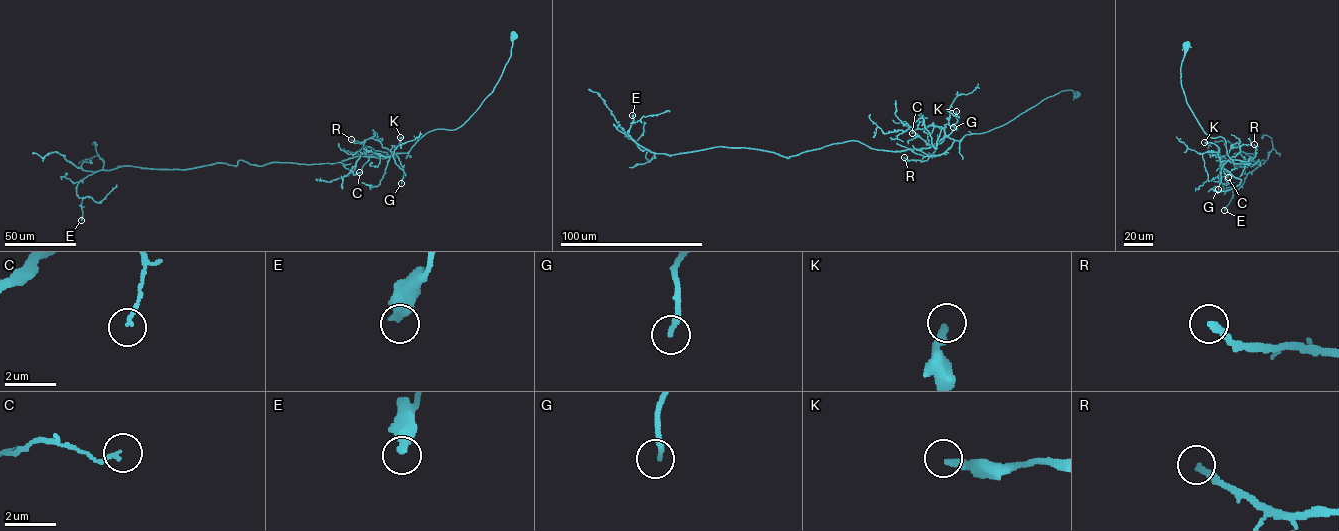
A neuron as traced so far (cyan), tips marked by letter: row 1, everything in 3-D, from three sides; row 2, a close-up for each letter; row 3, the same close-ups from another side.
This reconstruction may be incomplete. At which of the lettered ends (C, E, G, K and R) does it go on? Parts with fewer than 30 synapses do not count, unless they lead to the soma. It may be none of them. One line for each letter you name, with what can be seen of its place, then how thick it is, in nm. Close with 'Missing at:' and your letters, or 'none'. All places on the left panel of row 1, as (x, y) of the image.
R: at (351, 139); 240 nm thick
Missing at: R

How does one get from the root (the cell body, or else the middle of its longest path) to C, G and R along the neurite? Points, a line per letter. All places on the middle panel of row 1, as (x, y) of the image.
C: (1076, 95), (1071, 90), (1060, 91), (1005, 124), (958, 140), (937, 126), (912, 130), (906, 122), (912, 133)
G: (1076, 95), (1071, 90), (1060, 91), (1005, 124), (958, 140), (948, 136), (956, 130), (953, 127)
R: (1076, 95), (1071, 90), (1060, 91), (1005, 124), (955, 140), (944, 152), (930, 155), (926, 160), (904, 157)

